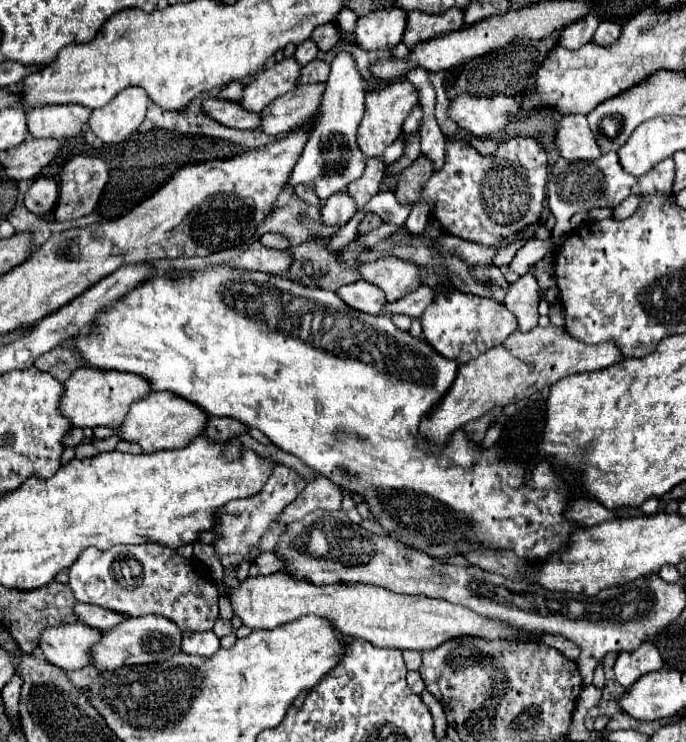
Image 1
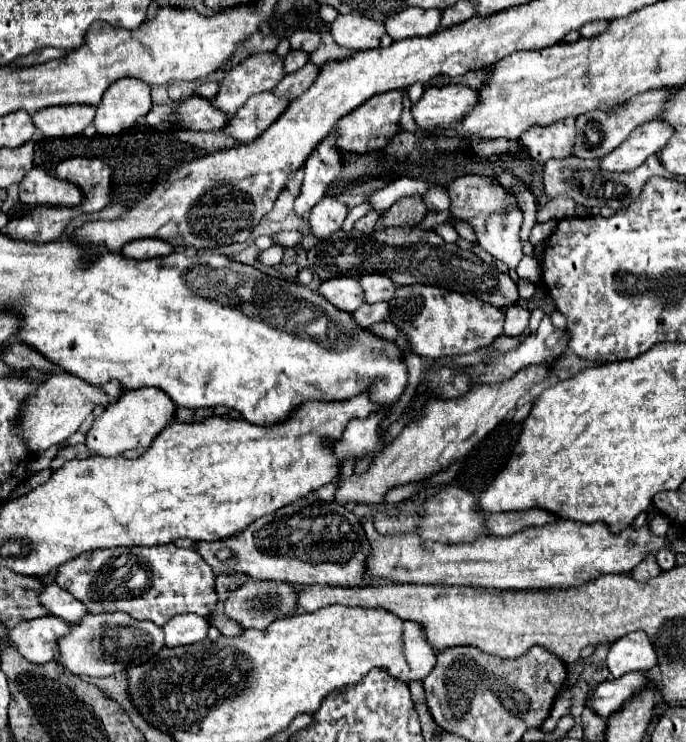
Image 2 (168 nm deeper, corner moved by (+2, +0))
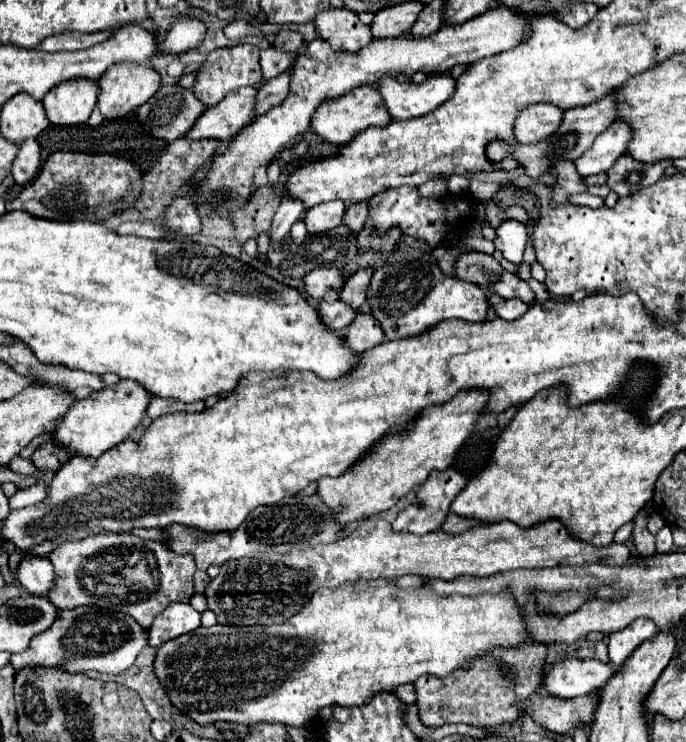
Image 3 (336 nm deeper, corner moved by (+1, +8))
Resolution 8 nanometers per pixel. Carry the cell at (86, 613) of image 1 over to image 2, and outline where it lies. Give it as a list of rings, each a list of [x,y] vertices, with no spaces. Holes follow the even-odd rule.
[[[56,583],[44,587],[44,593],[40,595],[40,603],[48,607],[52,615],[68,623],[82,621],[82,617],[88,615],[88,607],[82,605],[82,601],[76,601],[76,597],[72,597],[68,591],[58,587]]]

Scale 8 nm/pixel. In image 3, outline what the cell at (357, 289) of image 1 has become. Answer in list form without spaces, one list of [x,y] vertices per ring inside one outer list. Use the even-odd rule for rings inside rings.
[[[313,269],[305,273],[305,291],[311,299],[323,299],[331,289],[341,291],[343,277],[339,269]]]

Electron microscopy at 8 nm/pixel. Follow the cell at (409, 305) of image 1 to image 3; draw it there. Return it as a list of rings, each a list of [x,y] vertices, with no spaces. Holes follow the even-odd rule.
[[[319,301],[317,313],[319,313],[323,325],[327,325],[329,329],[335,329],[335,331],[345,329],[359,315],[359,311],[353,311],[349,305],[341,303],[341,301],[335,301],[335,303]]]

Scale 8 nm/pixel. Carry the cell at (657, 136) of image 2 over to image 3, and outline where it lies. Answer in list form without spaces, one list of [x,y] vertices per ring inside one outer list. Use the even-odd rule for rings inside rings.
[[[615,121],[613,125],[609,125],[609,129],[605,129],[605,133],[597,137],[597,141],[593,141],[593,147],[589,147],[581,157],[577,157],[577,161],[573,161],[577,171],[585,177],[607,171],[617,161],[617,157],[625,153],[629,139],[629,125]]]

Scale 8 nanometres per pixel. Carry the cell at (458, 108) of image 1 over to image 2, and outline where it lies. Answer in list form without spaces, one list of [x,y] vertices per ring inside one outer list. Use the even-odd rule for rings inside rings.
[[[428,85],[422,99],[412,105],[412,115],[420,129],[446,129],[460,123],[474,105],[478,105],[478,91],[466,85]]]

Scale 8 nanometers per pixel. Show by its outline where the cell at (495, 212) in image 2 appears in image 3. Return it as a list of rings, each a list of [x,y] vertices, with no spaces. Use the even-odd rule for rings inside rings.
[[[507,219],[497,229],[497,239],[493,241],[497,251],[503,253],[503,257],[515,265],[523,261],[523,253],[527,247],[527,229],[525,223],[519,223],[515,219]]]

